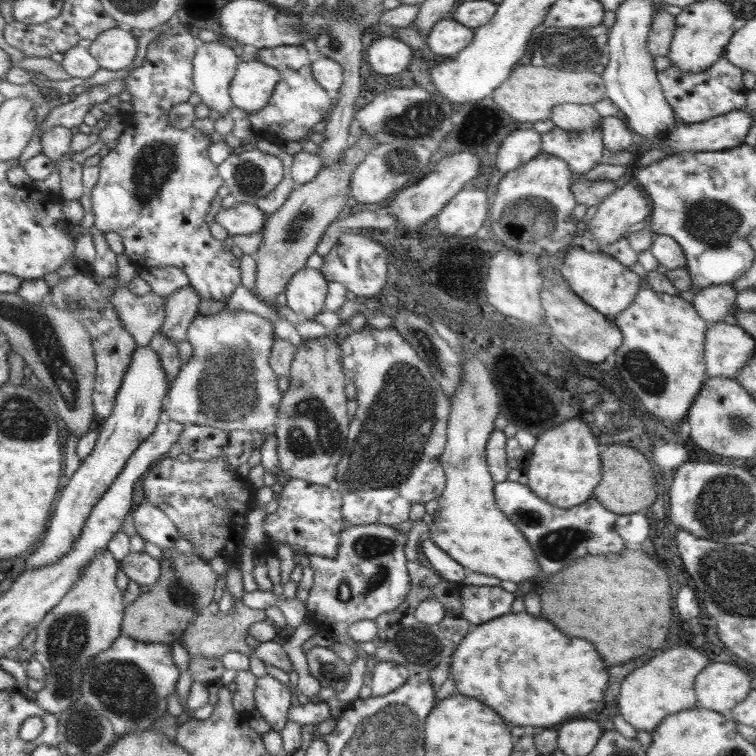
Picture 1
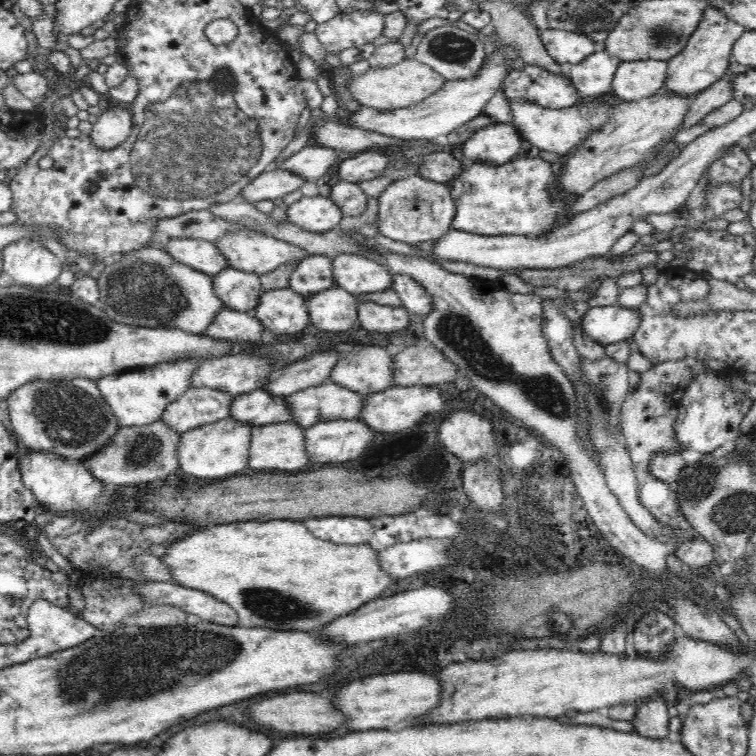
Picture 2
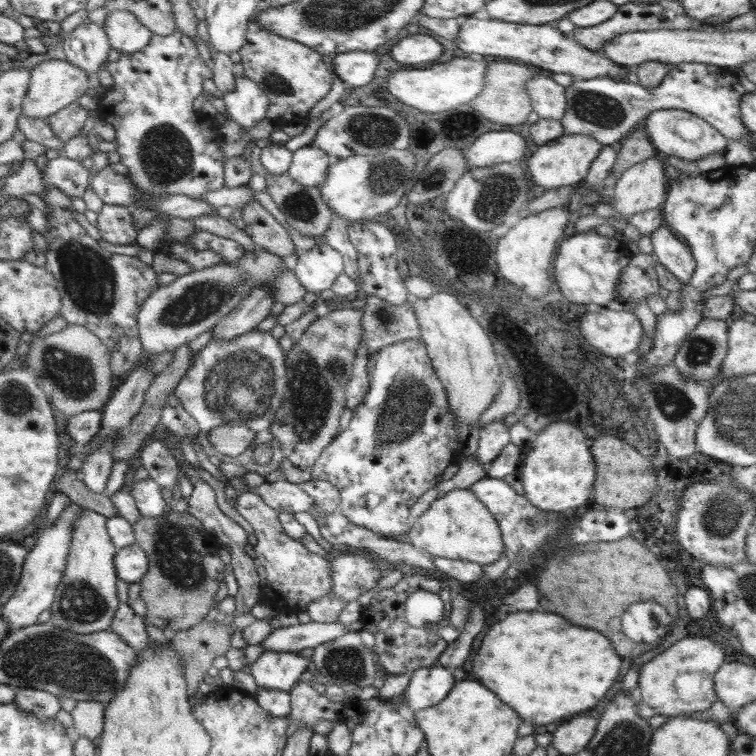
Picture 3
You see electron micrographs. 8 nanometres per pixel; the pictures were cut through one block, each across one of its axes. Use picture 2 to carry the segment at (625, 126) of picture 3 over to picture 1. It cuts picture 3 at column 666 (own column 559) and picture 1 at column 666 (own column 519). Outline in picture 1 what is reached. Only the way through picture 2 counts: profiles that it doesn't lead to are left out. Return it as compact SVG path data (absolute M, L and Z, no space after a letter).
M726 52L723 56L712 64L709 70L701 71L699 74L686 75L683 74L675 65L672 65L667 70L662 70L658 73L658 82L663 90L664 98L667 99L668 104L672 107L677 117L684 120L686 123L695 123L720 116L730 112L730 110L746 110L746 98L749 90L744 87L742 83L743 73L733 66L726 58Z

